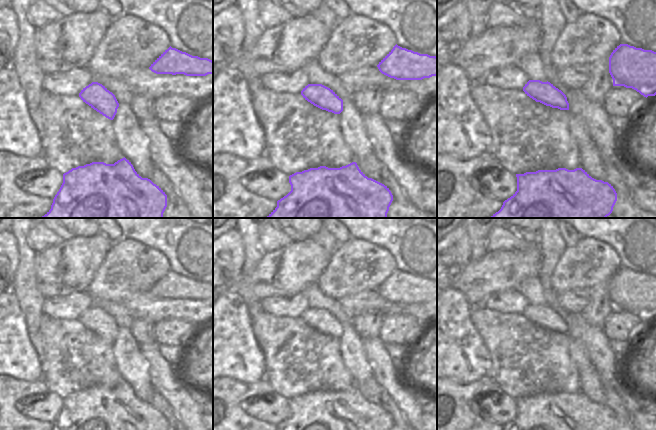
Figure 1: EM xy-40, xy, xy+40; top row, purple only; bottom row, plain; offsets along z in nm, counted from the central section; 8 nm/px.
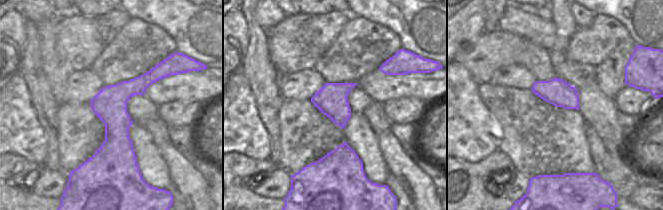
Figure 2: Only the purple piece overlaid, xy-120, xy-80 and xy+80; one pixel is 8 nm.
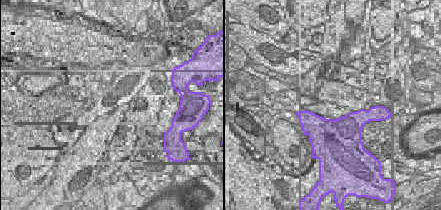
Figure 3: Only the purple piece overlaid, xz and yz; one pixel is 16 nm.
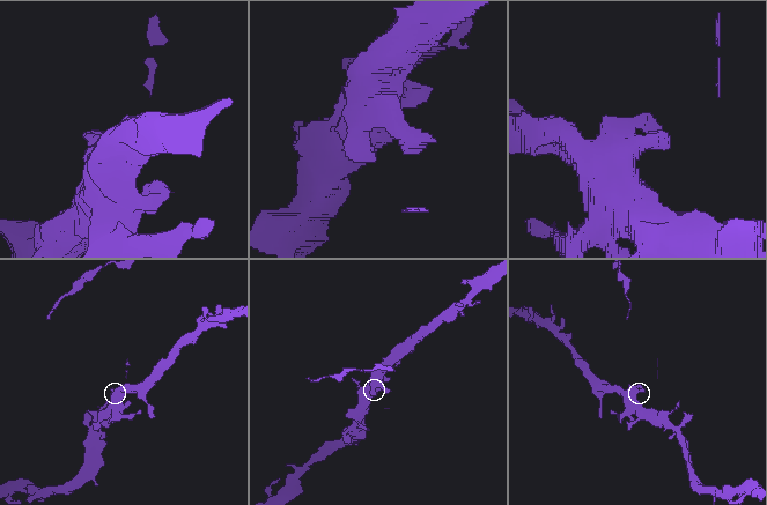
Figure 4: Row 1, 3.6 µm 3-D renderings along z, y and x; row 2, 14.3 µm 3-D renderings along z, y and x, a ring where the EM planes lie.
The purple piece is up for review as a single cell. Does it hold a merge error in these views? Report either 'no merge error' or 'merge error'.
no merge error

